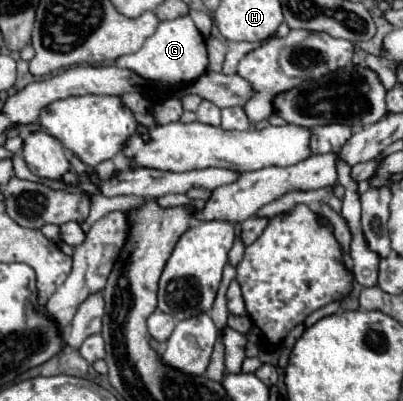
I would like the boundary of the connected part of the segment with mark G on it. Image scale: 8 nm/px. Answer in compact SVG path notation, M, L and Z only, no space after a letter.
M180 16L168 22L160 22L158 30L146 40L146 44L136 54L120 56L116 64L120 68L134 70L142 78L156 82L160 86L174 86L174 84L186 84L190 80L196 80L202 72L206 72L208 54L206 54L206 44L202 40L202 34L194 26L192 18Z

